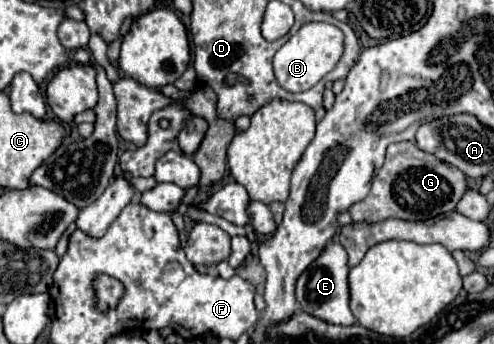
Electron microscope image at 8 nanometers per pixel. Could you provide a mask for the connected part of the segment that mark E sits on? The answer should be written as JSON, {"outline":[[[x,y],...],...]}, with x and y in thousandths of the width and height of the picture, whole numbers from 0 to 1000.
{"outline":[[[668,706],[656,735],[607,799],[599,823],[599,869],[615,910],[632,910],[632,922],[648,922],[672,945],[717,945],[721,927],[709,898],[709,840],[704,840],[704,747],[688,706]]]}

